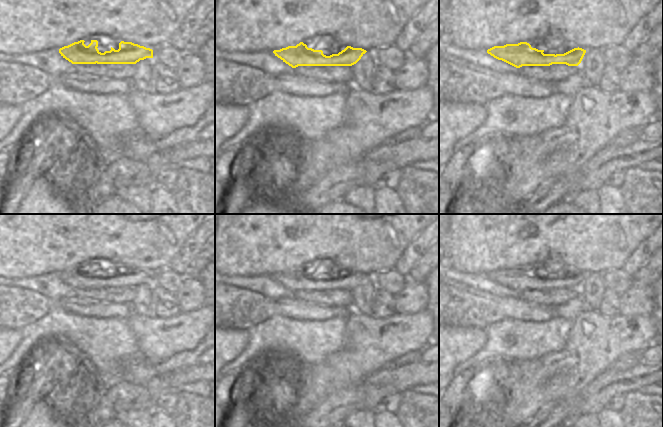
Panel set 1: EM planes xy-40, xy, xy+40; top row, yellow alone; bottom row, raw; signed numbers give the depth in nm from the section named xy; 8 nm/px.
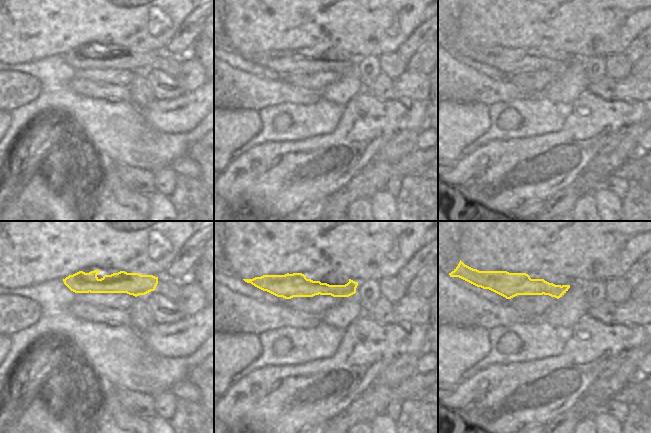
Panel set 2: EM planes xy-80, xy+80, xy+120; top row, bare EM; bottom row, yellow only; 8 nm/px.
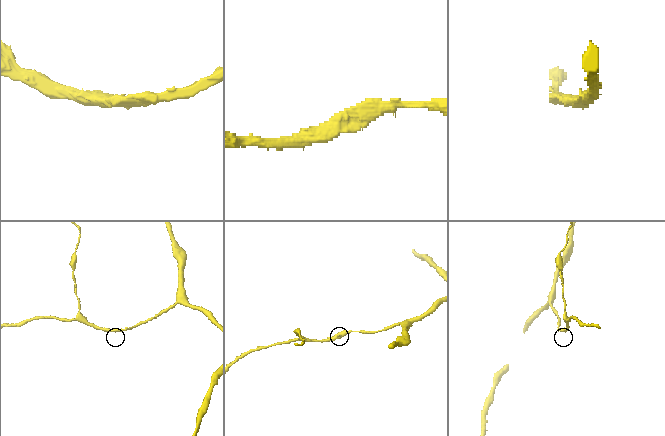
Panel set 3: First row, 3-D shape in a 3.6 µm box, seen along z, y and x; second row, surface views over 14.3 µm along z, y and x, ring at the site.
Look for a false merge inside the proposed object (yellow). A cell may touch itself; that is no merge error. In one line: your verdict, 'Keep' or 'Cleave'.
Keep.

